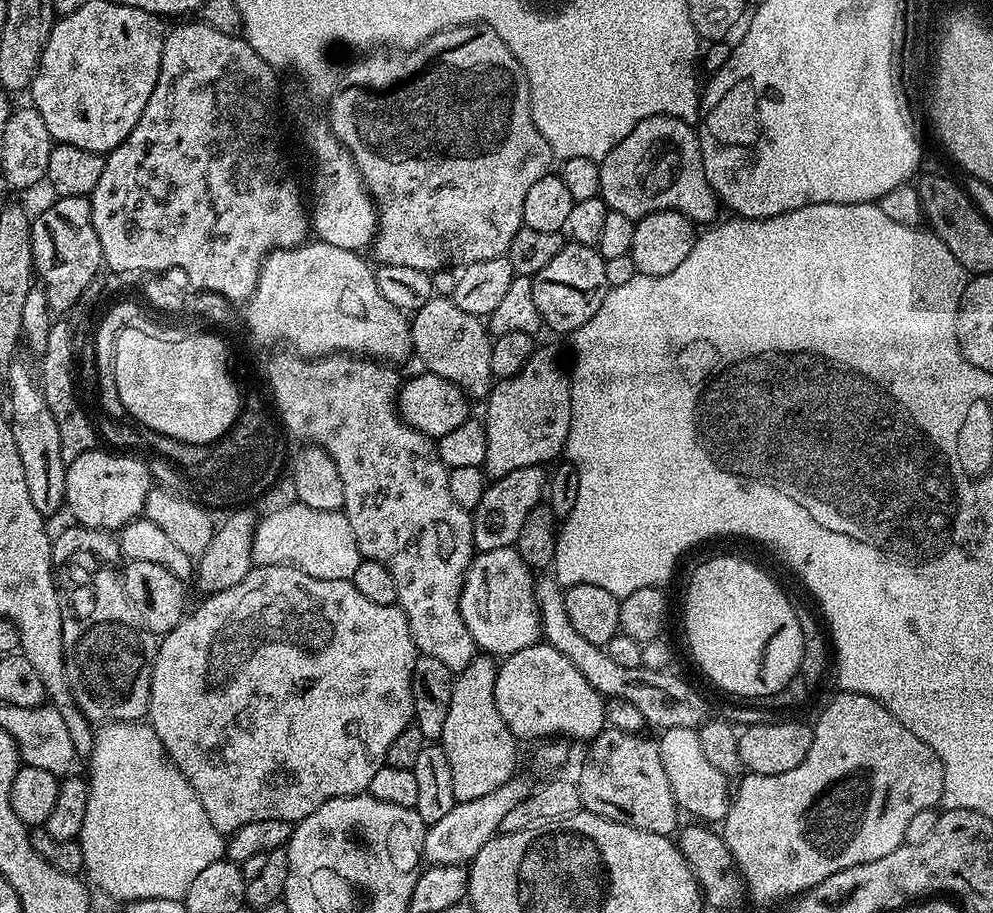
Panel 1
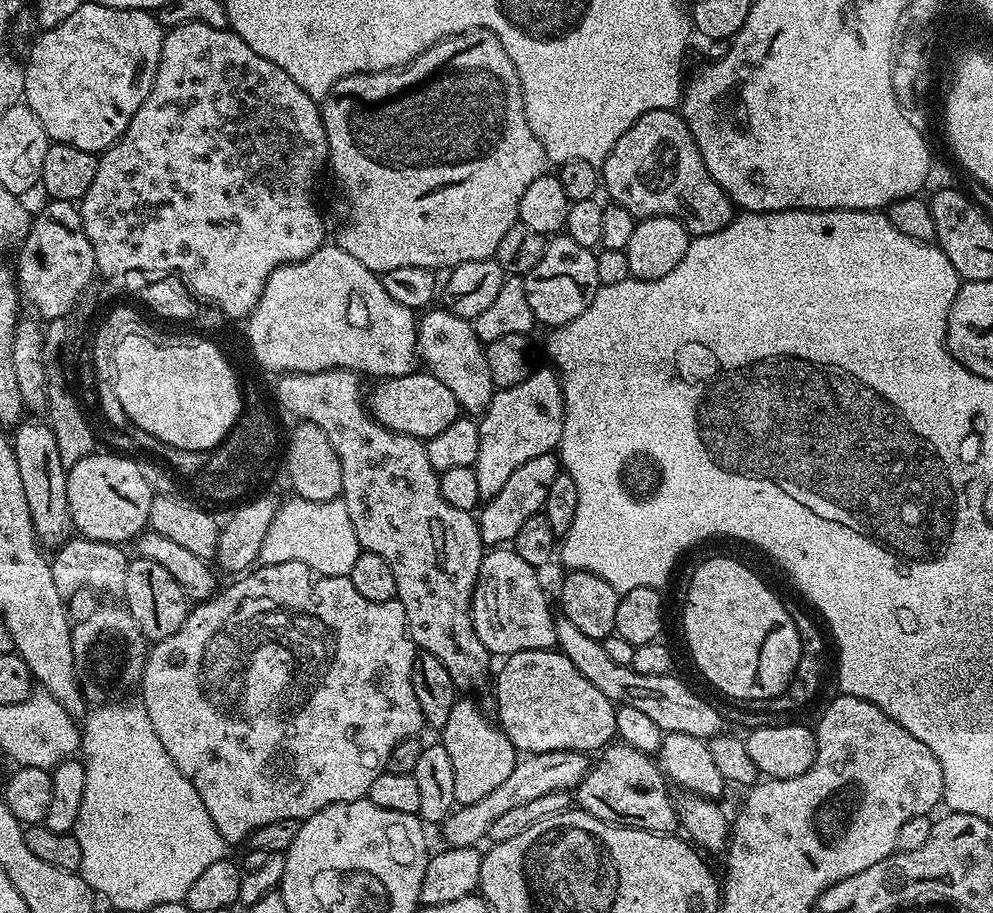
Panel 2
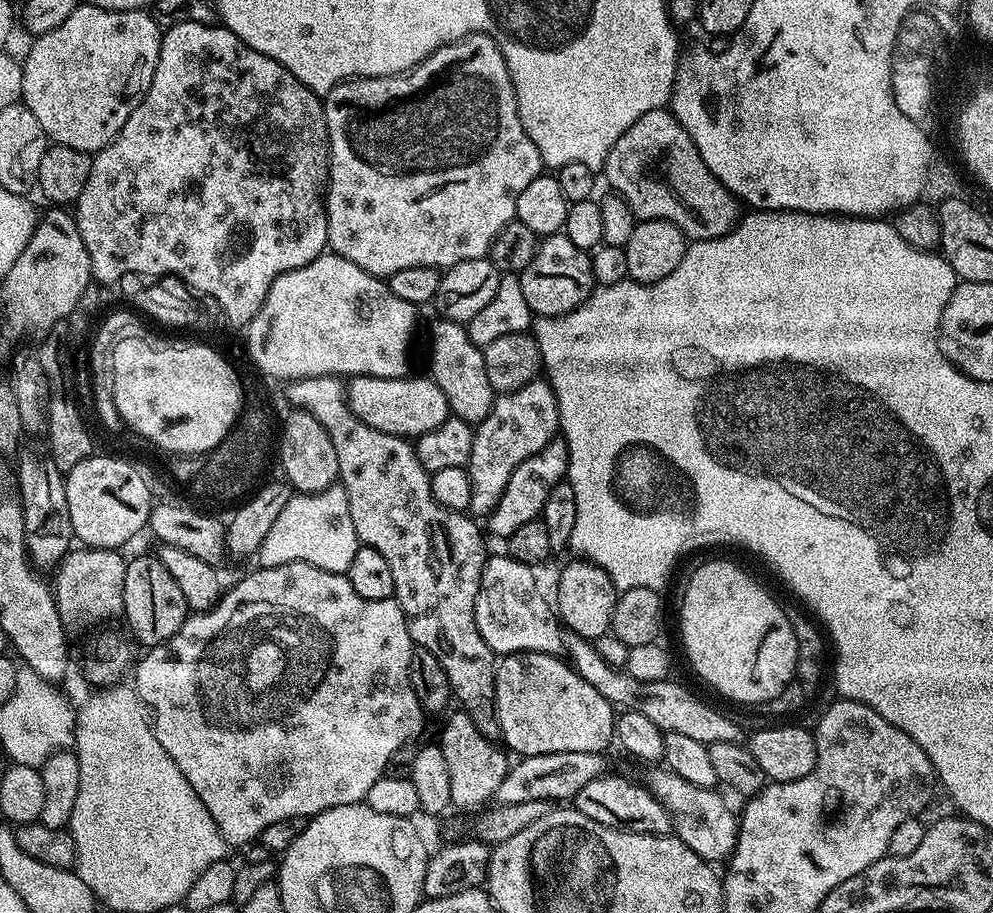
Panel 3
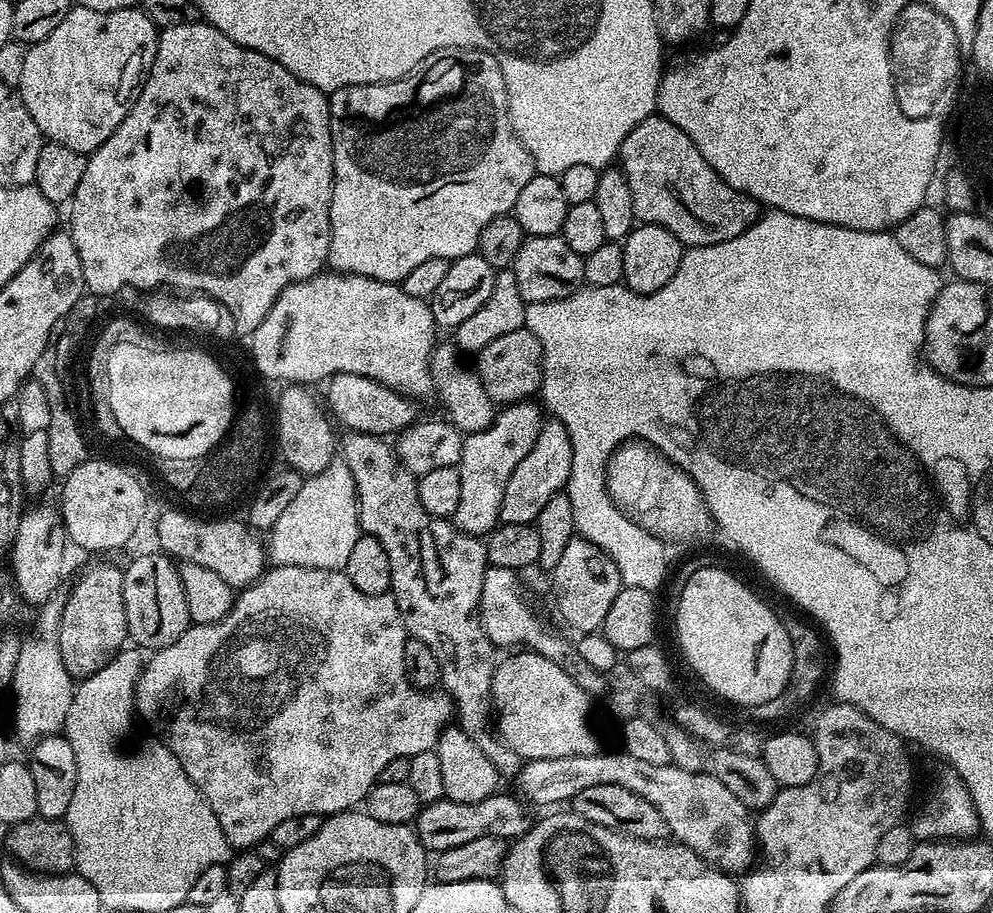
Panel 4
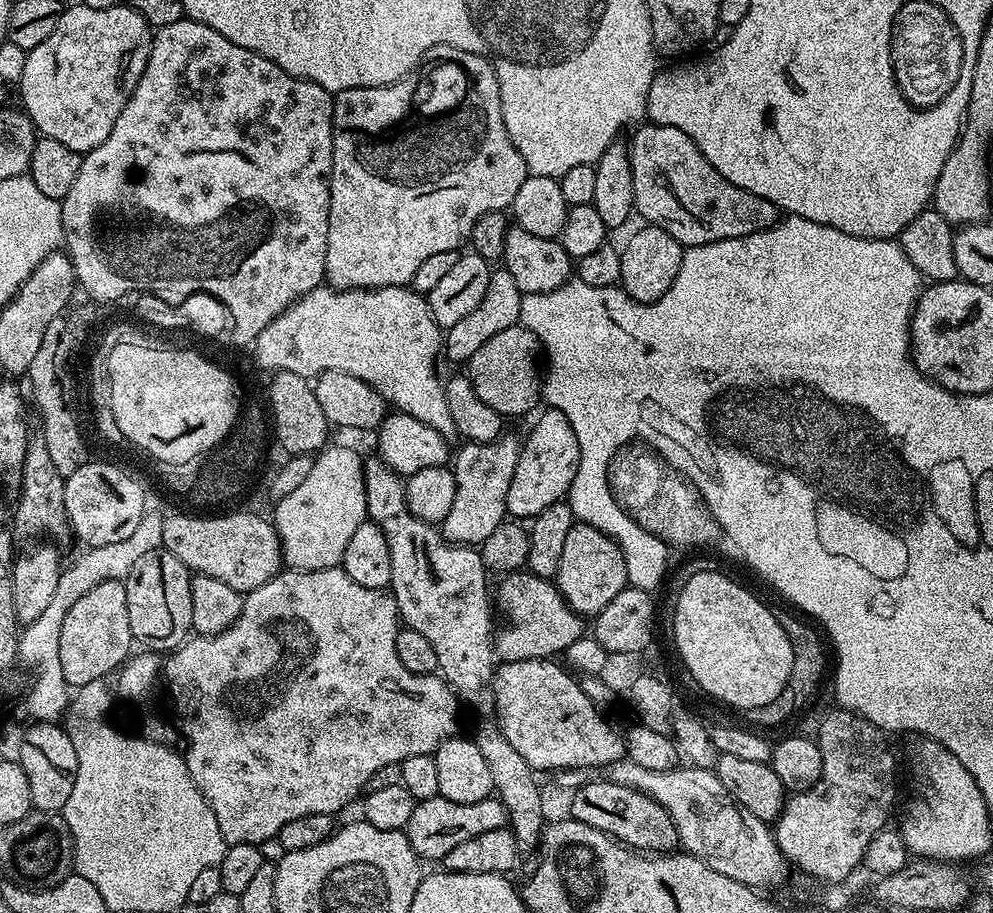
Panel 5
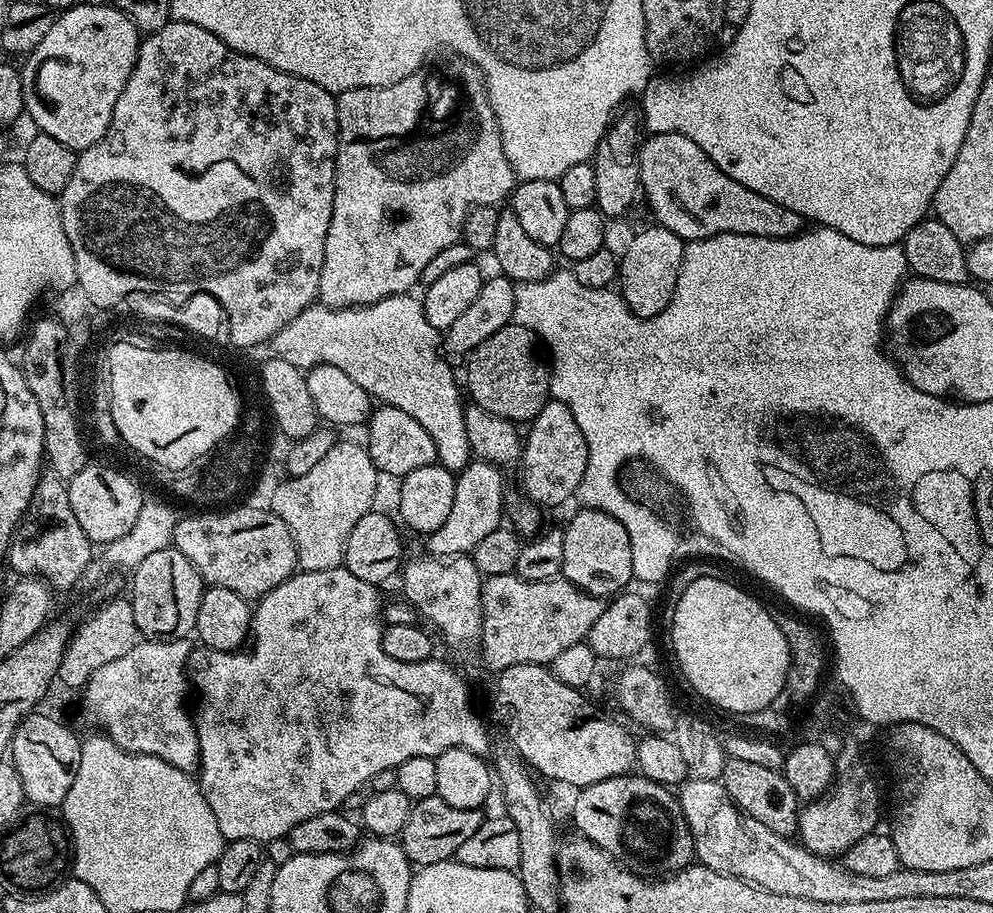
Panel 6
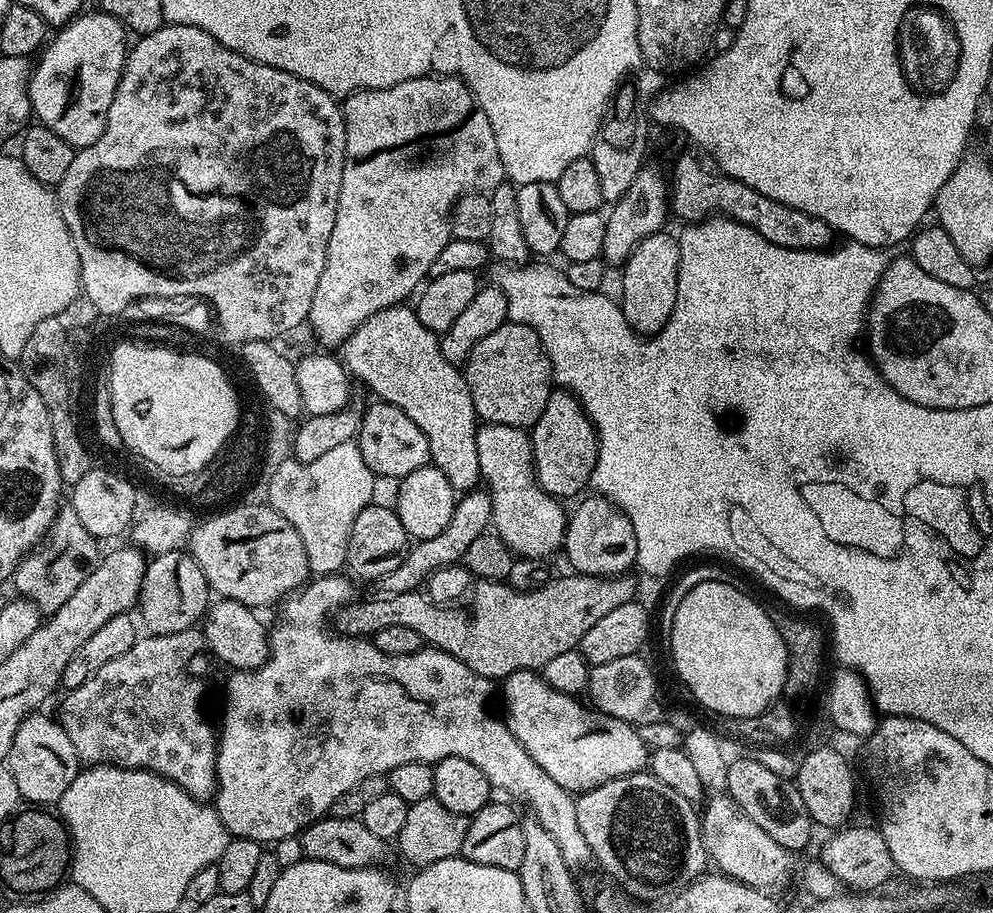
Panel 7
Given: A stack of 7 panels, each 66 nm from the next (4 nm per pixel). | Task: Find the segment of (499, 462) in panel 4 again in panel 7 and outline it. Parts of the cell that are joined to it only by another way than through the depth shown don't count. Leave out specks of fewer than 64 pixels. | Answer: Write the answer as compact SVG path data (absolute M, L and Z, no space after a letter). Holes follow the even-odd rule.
M473 490L463 493L454 506L454 514L450 518L446 530L438 534L438 538L417 540L408 549L408 556L397 566L390 570L390 574L383 576L378 584L385 593L414 592L427 581L428 577L440 568L450 568L463 561L466 550L470 550L470 542L478 538L483 532L489 531L492 523L492 498L484 490Z

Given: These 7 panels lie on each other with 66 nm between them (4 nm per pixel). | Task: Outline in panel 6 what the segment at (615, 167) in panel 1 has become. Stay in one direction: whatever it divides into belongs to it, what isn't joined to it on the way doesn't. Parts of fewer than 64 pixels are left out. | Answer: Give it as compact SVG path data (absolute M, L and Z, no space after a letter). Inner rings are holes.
M677 132L666 134L652 134L640 146L640 186L642 200L648 203L652 216L659 227L678 234L678 238L685 242L701 240L718 234L733 232L747 236L765 236L775 240L791 240L805 231L804 217L794 214L794 210L786 210L786 206L778 206L778 202L770 202L770 198L762 198L762 194L754 194L754 190L746 190L742 182L734 182L702 150L702 146L690 142Z

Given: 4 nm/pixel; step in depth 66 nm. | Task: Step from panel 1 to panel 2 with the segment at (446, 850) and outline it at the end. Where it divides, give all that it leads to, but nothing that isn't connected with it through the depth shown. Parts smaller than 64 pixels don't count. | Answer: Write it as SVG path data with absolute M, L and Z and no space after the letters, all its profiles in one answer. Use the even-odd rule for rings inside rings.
M533 752L524 754L517 759L514 770L486 798L478 798L478 802L457 807L452 815L444 821L444 844L449 848L471 848L479 845L483 836L492 831L494 818L506 814L506 810L514 810L514 806L523 806L533 798L542 798L542 794L555 792L571 793L580 787L582 778L589 770L590 760L583 752Z

